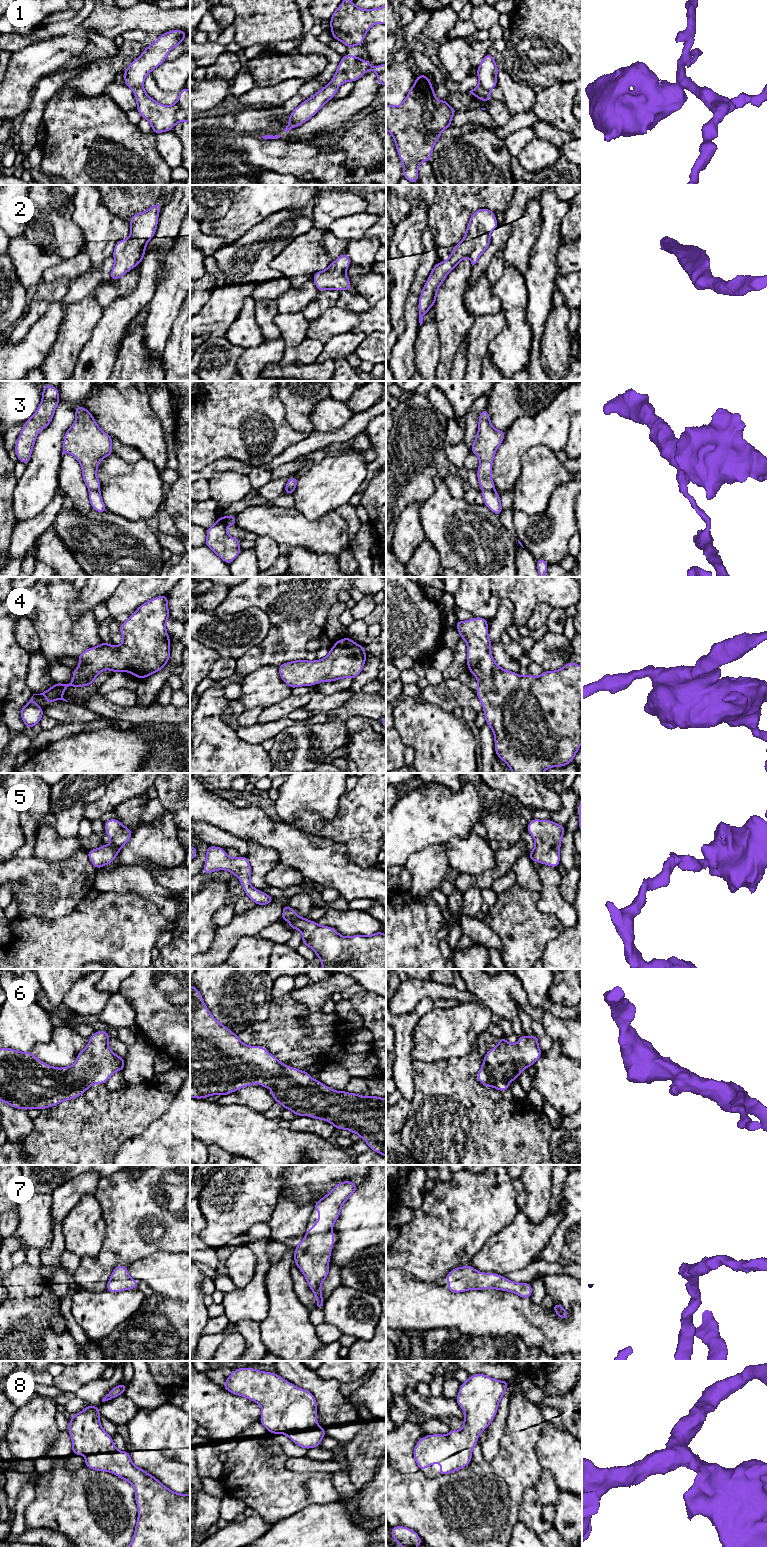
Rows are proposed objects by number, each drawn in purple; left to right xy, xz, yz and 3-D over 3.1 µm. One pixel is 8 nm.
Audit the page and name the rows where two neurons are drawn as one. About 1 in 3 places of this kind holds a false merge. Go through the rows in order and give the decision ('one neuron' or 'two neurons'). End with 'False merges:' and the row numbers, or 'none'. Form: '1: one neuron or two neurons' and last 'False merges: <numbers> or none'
1: two neurons
2: one neuron
3: two neurons
4: one neuron
5: one neuron
6: one neuron
7: one neuron
8: one neuron
False merges: 1, 3

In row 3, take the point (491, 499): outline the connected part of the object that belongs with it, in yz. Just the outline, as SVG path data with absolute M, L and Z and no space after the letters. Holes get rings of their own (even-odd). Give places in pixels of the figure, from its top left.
M482 490L484 505L486 505L494 514L500 516L502 513L502 506L500 501L500 495L496 491Z

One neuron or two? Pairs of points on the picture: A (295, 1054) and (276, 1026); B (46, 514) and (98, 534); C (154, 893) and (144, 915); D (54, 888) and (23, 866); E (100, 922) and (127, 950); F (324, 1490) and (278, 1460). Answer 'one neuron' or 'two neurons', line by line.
A: one neuron
B: two neurons
C: two neurons
D: one neuron
E: one neuron
F: one neuron

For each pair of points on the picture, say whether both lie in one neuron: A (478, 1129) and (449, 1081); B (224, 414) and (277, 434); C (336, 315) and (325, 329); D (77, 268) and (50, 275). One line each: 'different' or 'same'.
A: same
B: same
C: same
D: same

